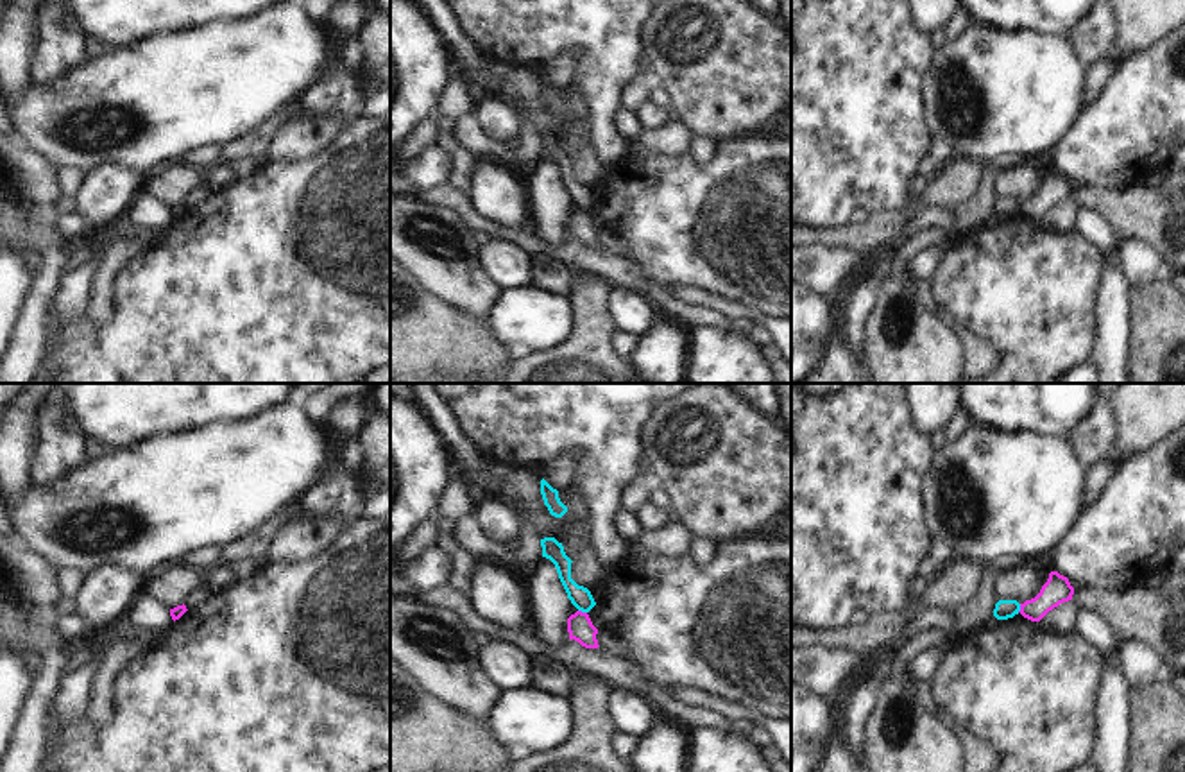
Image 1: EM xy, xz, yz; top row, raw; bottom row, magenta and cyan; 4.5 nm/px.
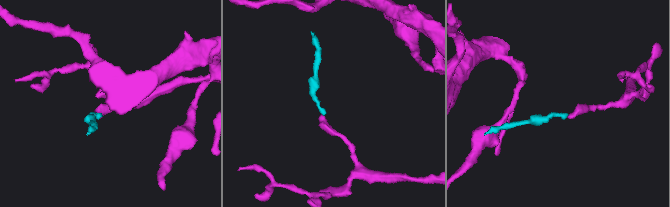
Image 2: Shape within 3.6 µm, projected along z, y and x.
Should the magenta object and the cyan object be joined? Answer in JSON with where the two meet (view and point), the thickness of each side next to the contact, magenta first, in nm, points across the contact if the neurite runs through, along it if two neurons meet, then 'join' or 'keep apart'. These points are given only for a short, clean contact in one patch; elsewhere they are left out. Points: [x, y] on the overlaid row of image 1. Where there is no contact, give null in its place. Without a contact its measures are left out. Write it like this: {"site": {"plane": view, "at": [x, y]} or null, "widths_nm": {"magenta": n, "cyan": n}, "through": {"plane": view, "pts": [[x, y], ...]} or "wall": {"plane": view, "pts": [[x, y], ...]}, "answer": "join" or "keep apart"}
{"site": {"plane": "xz", "at": [580, 611]}, "widths_nm": {"magenta": 120, "cyan": 100}, "wall": {"plane": "xz", "pts": [[579, 609], [586, 613]]}, "answer": "keep apart"}

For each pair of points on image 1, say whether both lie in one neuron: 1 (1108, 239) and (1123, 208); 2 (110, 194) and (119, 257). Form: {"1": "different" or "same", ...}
{"1": "different", "2": "different"}

